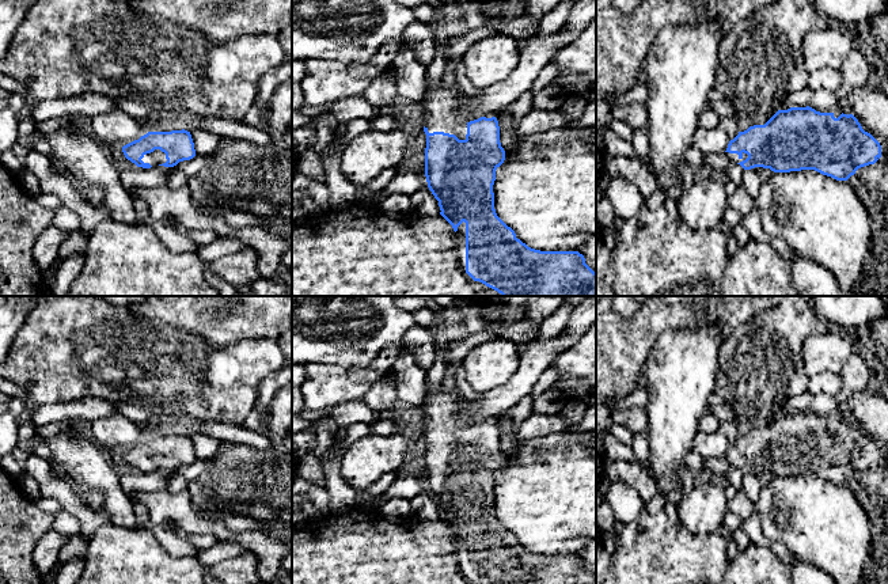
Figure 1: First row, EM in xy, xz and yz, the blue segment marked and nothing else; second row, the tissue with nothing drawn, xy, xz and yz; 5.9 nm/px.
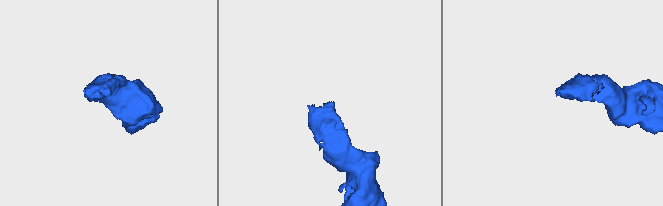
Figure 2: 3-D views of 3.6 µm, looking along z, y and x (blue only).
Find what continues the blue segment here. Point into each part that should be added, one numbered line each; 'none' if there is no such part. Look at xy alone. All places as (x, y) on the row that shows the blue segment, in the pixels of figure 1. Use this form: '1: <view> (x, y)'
1: xy (155, 158)

